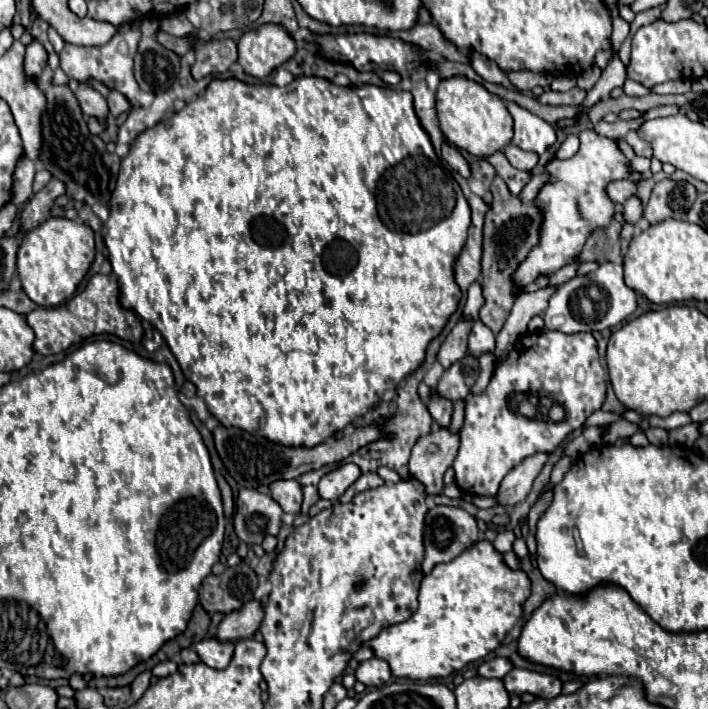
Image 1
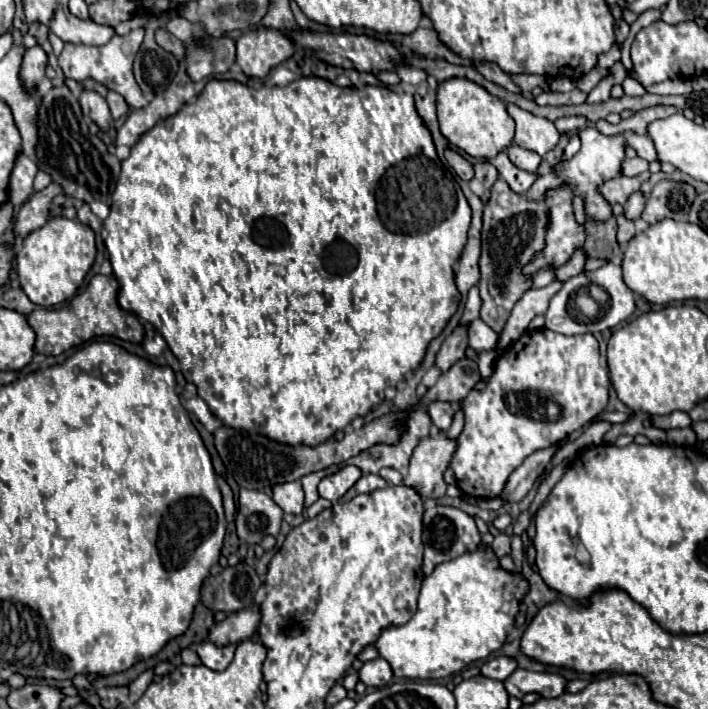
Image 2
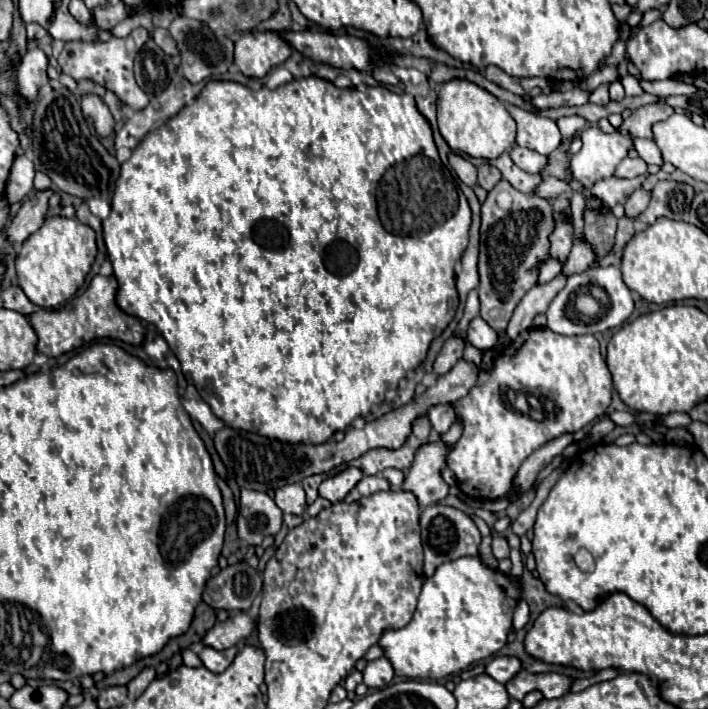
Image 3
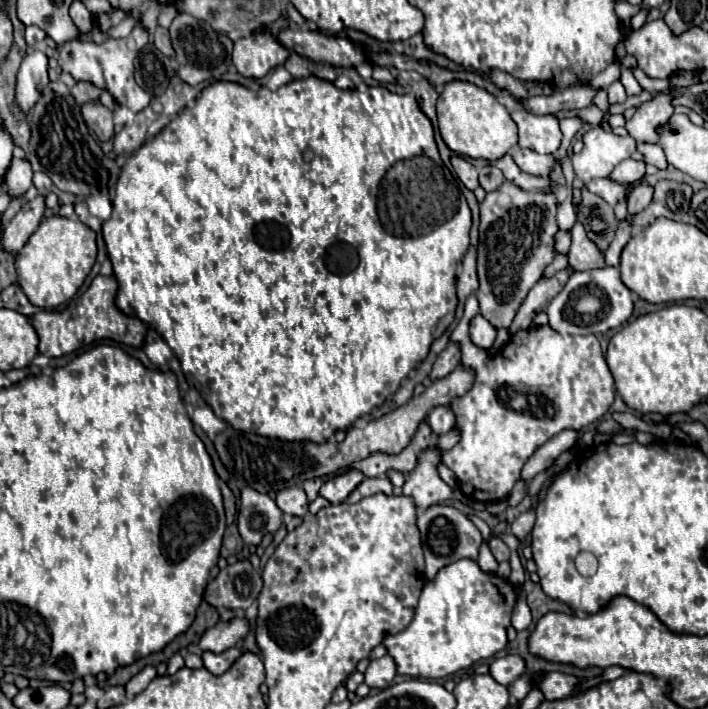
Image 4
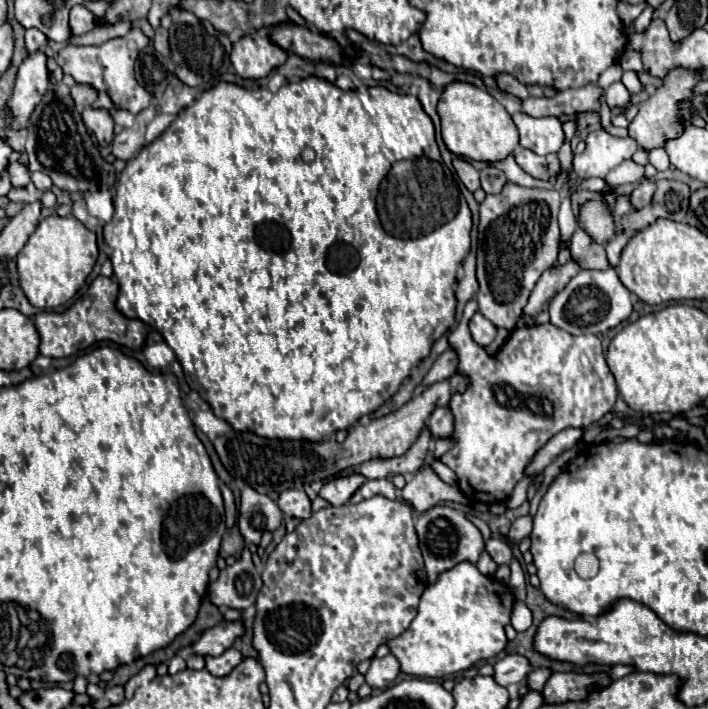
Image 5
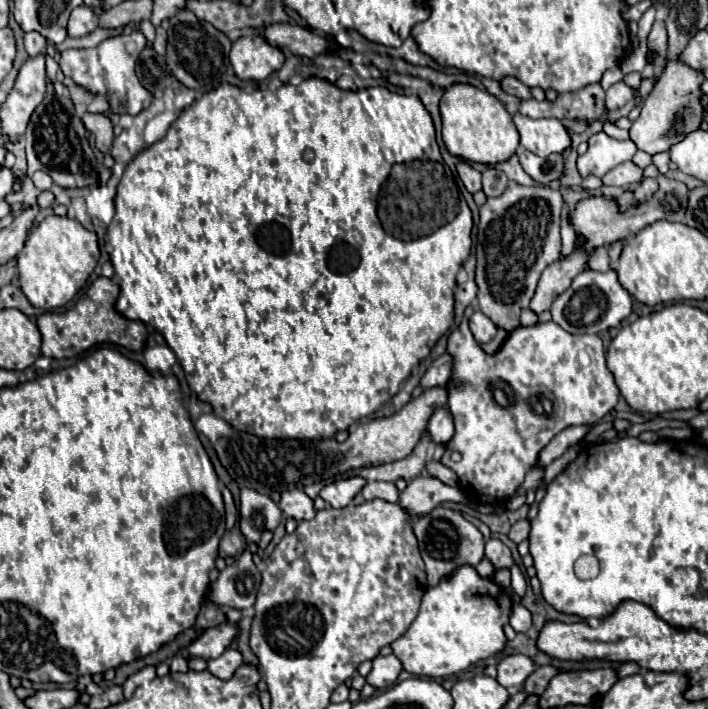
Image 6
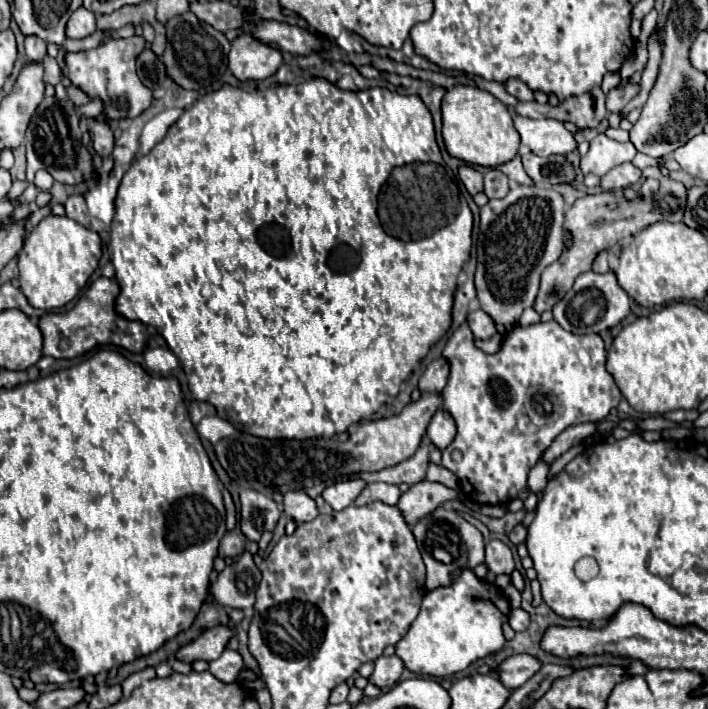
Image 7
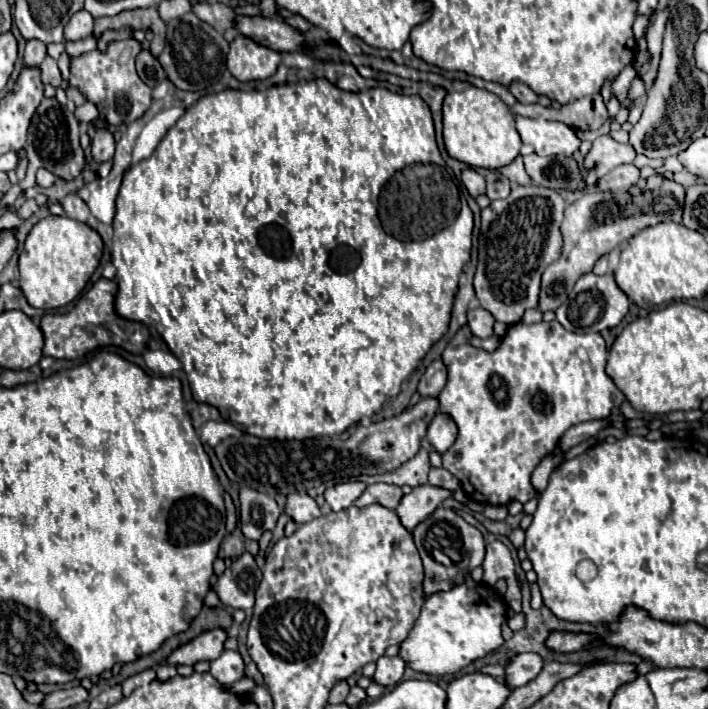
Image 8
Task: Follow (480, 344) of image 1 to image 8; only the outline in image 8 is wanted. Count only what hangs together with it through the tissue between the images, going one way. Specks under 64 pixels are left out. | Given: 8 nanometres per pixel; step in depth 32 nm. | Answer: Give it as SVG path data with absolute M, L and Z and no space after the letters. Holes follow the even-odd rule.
M476 308L468 312L468 326L472 334L478 338L488 338L494 334L494 318L484 308Z

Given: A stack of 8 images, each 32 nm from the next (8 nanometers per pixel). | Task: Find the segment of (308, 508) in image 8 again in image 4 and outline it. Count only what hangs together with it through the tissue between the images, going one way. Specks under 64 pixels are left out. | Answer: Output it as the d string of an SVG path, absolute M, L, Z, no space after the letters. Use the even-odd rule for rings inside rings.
M290 486L284 488L276 494L276 504L282 512L286 514L294 514L294 516L306 516L308 514L308 498L306 492L298 486Z

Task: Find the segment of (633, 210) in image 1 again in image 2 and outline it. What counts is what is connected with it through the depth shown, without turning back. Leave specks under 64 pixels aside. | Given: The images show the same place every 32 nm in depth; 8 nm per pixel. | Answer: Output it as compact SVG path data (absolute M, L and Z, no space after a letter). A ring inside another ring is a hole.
M640 192L632 194L632 196L628 198L628 202L624 204L624 216L626 216L628 220L638 220L638 218L642 216L644 204L646 204L646 202L644 202L644 198L642 198Z

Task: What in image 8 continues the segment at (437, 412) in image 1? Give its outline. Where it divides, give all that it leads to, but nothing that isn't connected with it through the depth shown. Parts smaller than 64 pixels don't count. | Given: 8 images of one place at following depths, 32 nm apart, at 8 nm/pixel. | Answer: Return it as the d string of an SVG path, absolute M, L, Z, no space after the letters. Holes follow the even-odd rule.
M438 412L432 418L432 424L428 426L426 438L440 454L444 454L456 440L456 424L454 424L454 420L450 416L444 416L442 412Z

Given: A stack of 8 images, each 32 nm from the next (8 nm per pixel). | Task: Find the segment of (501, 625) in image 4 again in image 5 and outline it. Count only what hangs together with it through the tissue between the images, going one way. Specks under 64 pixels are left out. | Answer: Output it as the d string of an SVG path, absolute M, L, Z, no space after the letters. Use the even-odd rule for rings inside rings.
M460 562L456 568L450 568L448 572L442 572L436 578L436 584L428 584L422 592L418 614L412 620L412 624L396 638L388 640L390 654L396 656L400 662L400 672L418 676L418 678L444 678L448 674L456 674L460 670L470 668L478 660L486 660L496 656L506 646L506 634L504 626L510 624L510 614L514 606L514 592L510 586L502 584L494 576L484 576L476 568L476 564Z

